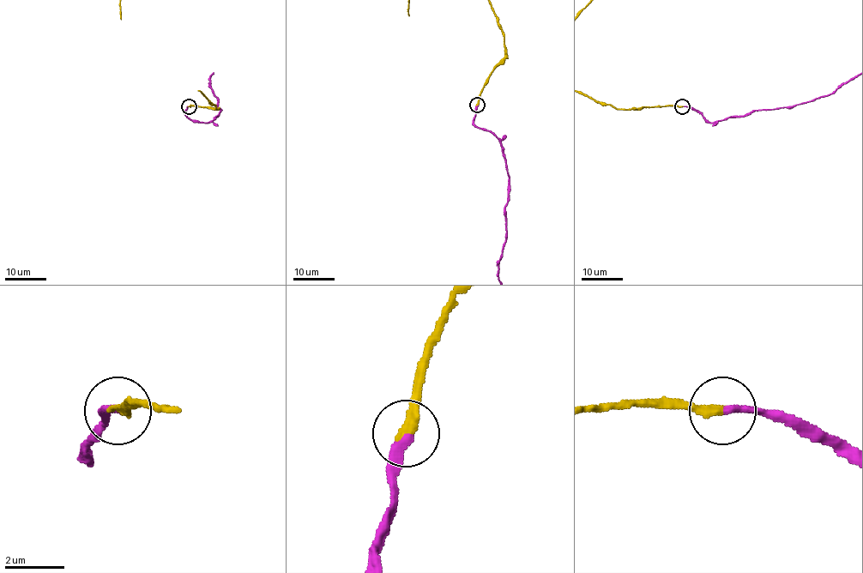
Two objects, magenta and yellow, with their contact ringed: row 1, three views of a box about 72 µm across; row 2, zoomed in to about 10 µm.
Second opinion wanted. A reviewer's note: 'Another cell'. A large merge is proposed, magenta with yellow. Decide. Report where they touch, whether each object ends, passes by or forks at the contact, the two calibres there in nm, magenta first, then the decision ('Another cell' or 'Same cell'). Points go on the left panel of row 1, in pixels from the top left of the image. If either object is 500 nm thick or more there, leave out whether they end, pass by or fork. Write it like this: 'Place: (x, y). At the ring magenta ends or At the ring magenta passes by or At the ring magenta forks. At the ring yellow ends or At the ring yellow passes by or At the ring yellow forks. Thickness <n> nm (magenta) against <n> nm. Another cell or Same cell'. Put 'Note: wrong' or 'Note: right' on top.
Note: wrong
Place: (189, 106). At the ring magenta ends. At the ring yellow ends. Thickness 300 nm (magenta) against 280 nm. Same cell

